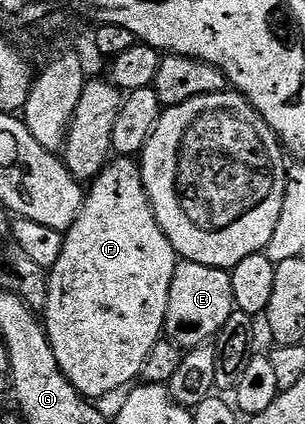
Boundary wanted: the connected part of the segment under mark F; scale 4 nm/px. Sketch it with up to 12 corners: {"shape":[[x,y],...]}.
{"shape":[[141,165],[85,191],[44,325],[87,400],[163,337],[180,258]]}

